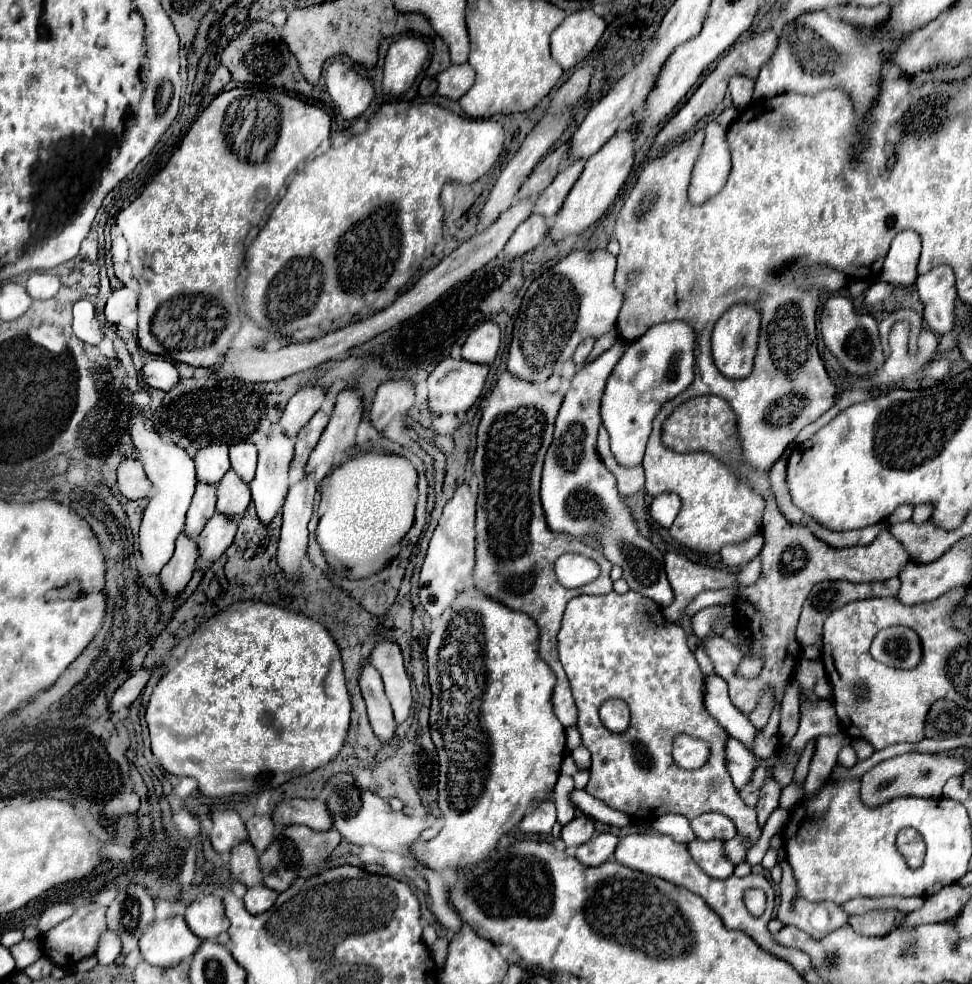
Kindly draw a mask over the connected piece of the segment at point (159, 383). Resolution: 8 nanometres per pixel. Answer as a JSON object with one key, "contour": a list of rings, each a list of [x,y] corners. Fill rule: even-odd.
{"contour":[[[149,360],[143,366],[143,382],[151,388],[159,388],[169,392],[177,384],[177,368],[165,360]]]}

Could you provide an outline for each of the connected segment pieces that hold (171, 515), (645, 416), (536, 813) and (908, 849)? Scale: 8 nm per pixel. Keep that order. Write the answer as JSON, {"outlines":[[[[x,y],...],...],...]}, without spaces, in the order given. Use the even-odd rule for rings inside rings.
{"outlines":[[[[141,410],[131,412],[129,434],[143,462],[147,478],[153,482],[153,496],[149,500],[149,506],[143,512],[143,520],[139,528],[139,548],[141,548],[141,556],[143,556],[147,572],[159,574],[161,568],[171,560],[173,550],[175,550],[175,540],[183,532],[185,512],[191,504],[195,482],[197,482],[195,466],[193,466],[193,458],[185,454],[185,450],[181,450],[177,444],[169,440],[163,440],[155,430],[149,430]]],[[[663,322],[631,342],[613,368],[601,400],[603,426],[611,438],[613,456],[621,466],[639,466],[651,434],[651,422],[663,402],[681,394],[695,376],[695,336],[687,322]]],[[[545,800],[533,812],[525,814],[519,828],[525,834],[549,834],[555,822],[555,804],[551,800]]],[[[903,828],[897,834],[897,850],[903,854],[909,866],[921,866],[925,856],[925,842],[923,836],[913,828]]]]}

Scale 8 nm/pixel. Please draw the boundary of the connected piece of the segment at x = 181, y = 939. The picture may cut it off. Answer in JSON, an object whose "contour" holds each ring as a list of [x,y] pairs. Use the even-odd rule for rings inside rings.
{"contour":[[[169,916],[165,920],[155,920],[149,930],[145,930],[139,948],[143,958],[153,966],[173,966],[181,960],[191,960],[201,940],[189,930],[183,916]]]}

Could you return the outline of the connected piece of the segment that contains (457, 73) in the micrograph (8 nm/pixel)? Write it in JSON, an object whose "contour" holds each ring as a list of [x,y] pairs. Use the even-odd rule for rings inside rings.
{"contour":[[[453,64],[437,76],[437,92],[445,98],[459,100],[475,82],[475,70],[469,64]]]}

